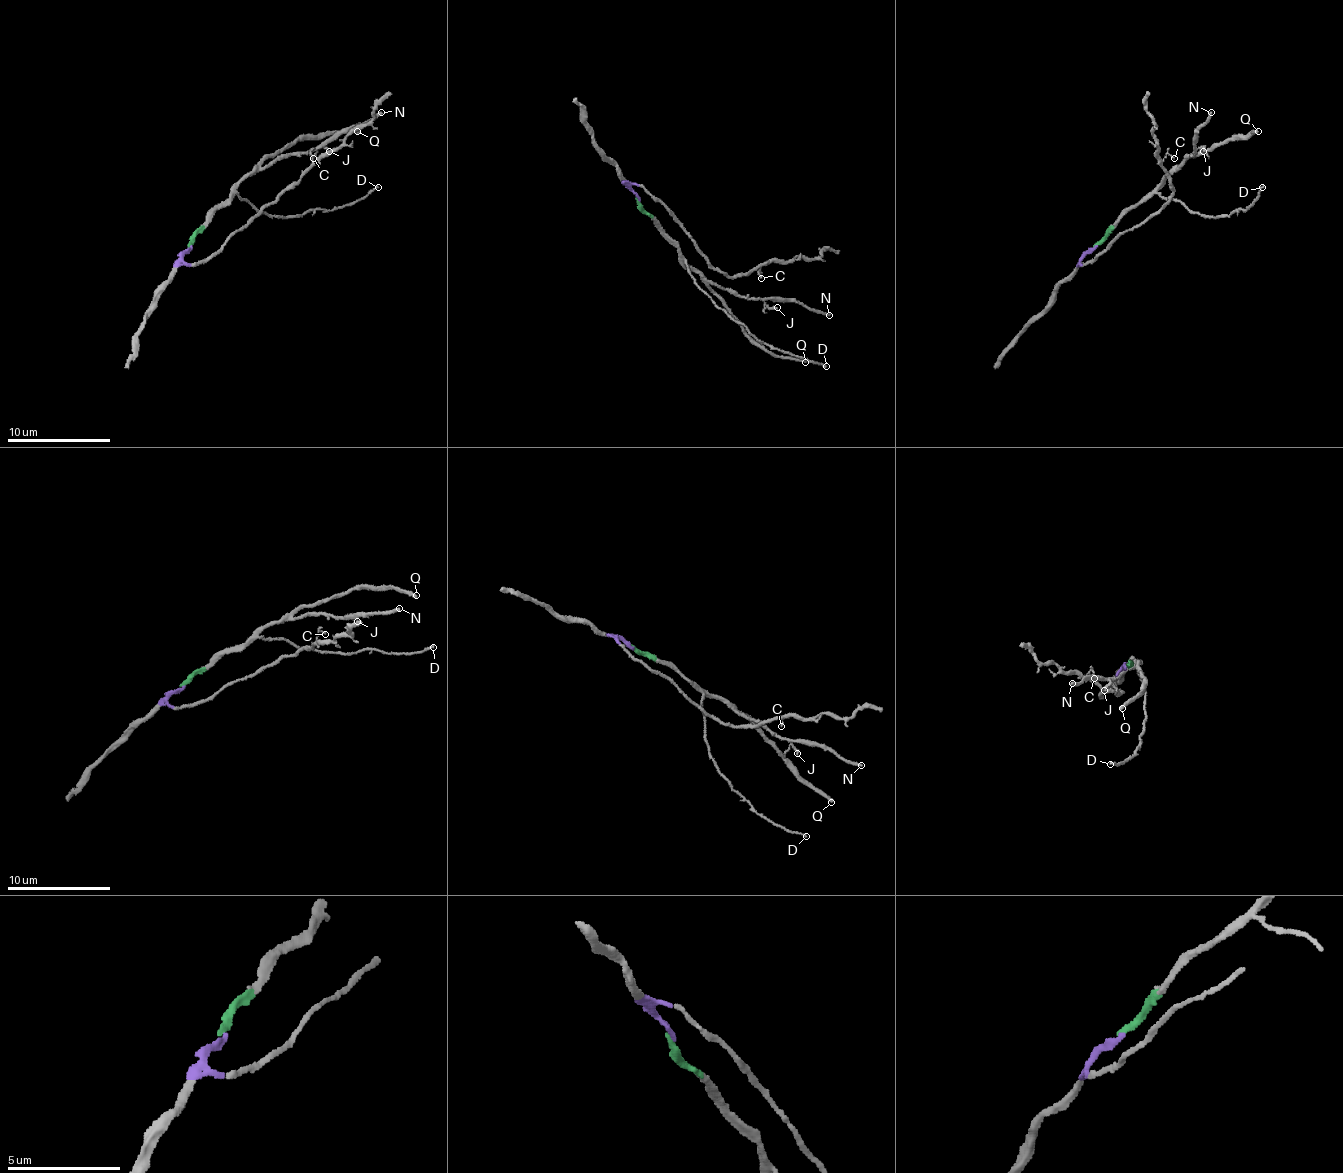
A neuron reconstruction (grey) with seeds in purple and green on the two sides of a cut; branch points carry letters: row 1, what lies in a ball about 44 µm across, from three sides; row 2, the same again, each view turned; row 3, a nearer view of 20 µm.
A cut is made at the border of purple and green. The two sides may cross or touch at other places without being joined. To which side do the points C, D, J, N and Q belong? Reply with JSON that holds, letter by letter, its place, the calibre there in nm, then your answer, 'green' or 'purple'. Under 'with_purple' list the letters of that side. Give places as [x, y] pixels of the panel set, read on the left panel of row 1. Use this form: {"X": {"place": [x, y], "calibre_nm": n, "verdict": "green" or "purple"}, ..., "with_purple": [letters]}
{"C": {"place": [313, 158], "calibre_nm": 90, "verdict": "purple"}, "D": {"place": [378, 187], "calibre_nm": 160, "verdict": "green"}, "J": {"place": [329, 151], "calibre_nm": 190, "verdict": "green"}, "N": {"place": [381, 112], "calibre_nm": 220, "verdict": "green"}, "Q": {"place": [357, 131], "calibre_nm": 280, "verdict": "green"}, "with_purple": ["C"]}

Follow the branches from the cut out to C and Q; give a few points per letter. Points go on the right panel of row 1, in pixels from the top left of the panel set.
C: (1095, 247), (1080, 263), (1093, 263), (1168, 201), (1173, 185), (1163, 159), (1168, 154), (1173, 159)
Q: (1095, 247), (1191, 157), (1238, 136), (1251, 136), (1258, 131)

